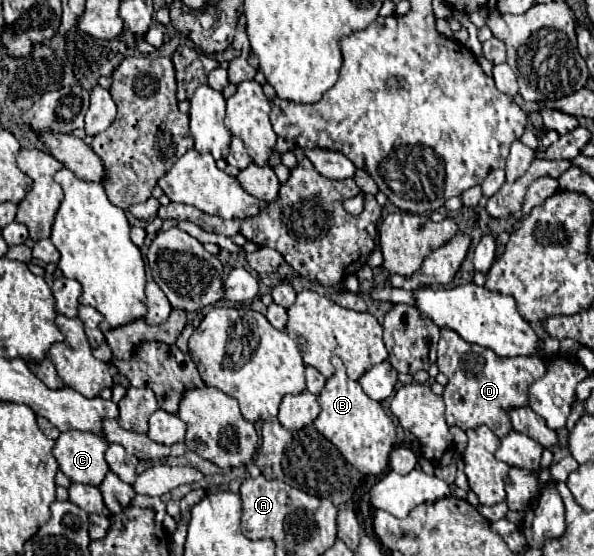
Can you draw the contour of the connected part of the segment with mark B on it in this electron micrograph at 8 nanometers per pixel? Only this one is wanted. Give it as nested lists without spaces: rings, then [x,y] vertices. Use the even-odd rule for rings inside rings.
[[[334,357],[336,373],[326,381],[324,389],[318,395],[322,407],[320,415],[314,421],[318,433],[322,433],[336,449],[364,475],[380,475],[388,467],[388,457],[396,441],[396,427],[392,419],[384,413],[382,405],[370,399],[358,381],[352,381],[346,375],[346,369],[338,357]]]

